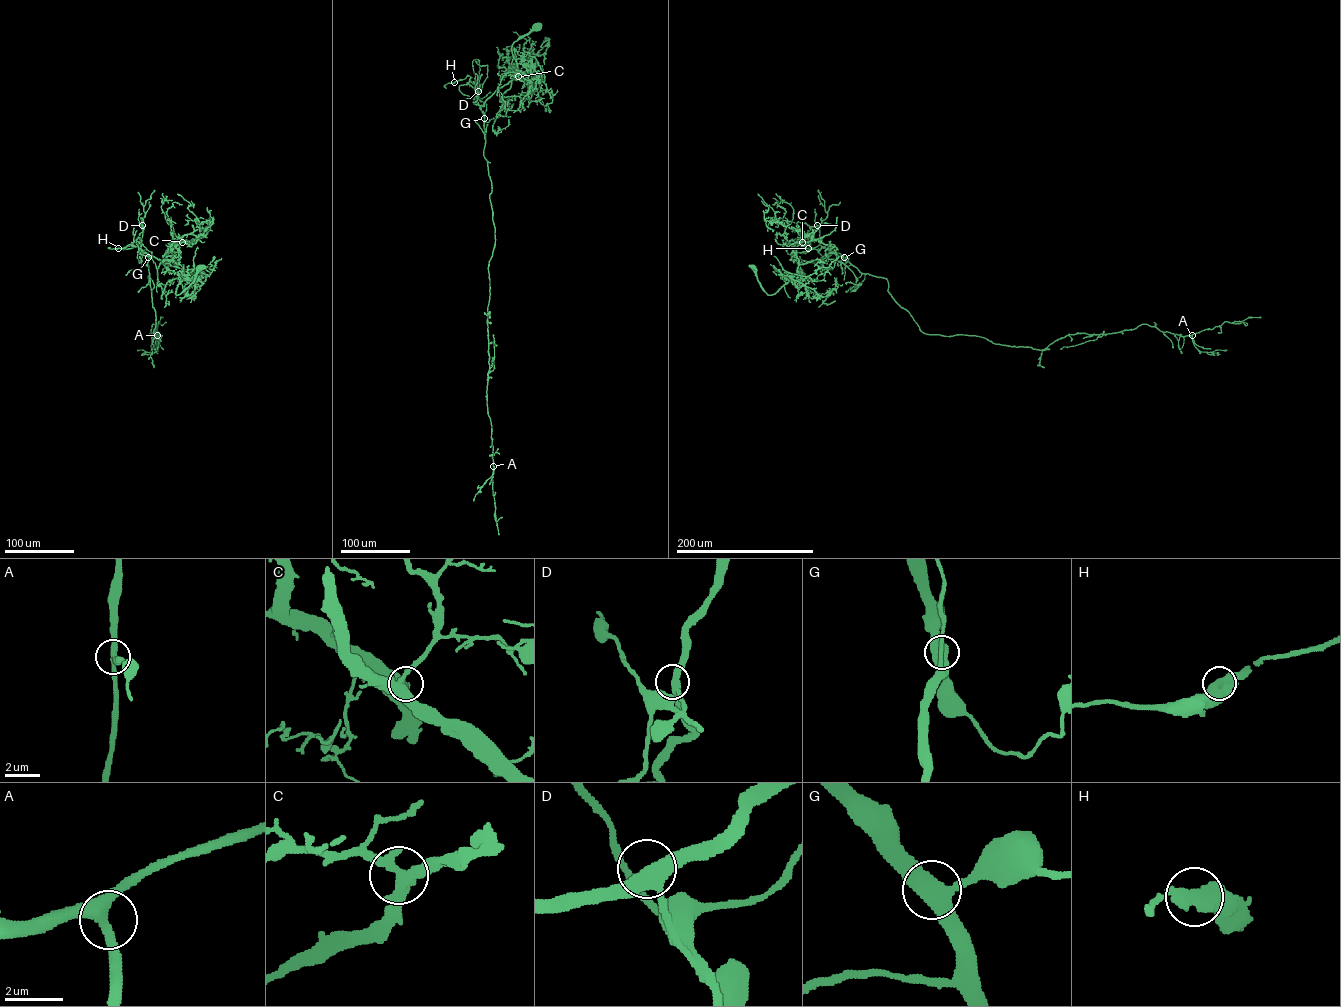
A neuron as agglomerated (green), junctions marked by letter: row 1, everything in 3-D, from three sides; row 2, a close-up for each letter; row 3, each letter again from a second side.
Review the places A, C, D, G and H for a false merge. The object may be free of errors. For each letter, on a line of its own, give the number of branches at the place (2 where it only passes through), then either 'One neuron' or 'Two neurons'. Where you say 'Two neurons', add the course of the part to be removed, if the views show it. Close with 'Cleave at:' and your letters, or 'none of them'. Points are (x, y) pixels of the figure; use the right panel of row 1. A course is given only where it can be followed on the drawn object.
A: Branches: 3. One neuron
C: Branches: 3. One neuron
D: Branches: 3. One neuron
G: Branches: 3. One neuron
H: Branches: 2. One neuron
Cleave at: none of them

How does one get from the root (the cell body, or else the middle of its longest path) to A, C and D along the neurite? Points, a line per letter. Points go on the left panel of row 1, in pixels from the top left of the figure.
A: (201, 267), (176, 294), (182, 266), (144, 251), (159, 335), (151, 350), (153, 324), (157, 335)
C: (201, 267), (194, 281), (176, 294), (183, 270), (178, 260), (179, 244), (182, 242)
D: (201, 267), (194, 281), (176, 294), (183, 267), (171, 261), (149, 258), (140, 249), (142, 225)

